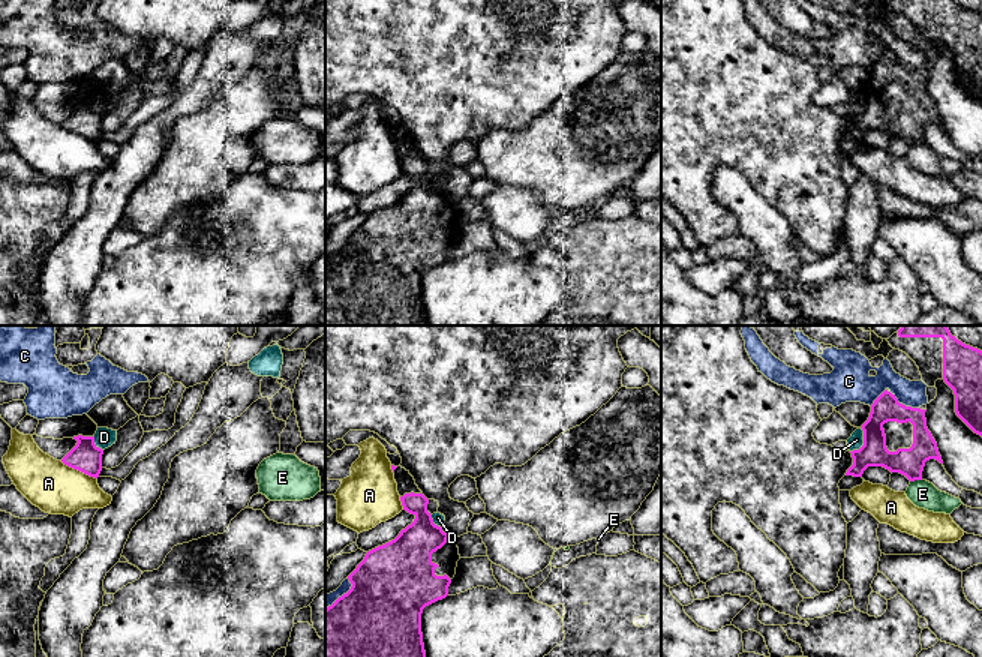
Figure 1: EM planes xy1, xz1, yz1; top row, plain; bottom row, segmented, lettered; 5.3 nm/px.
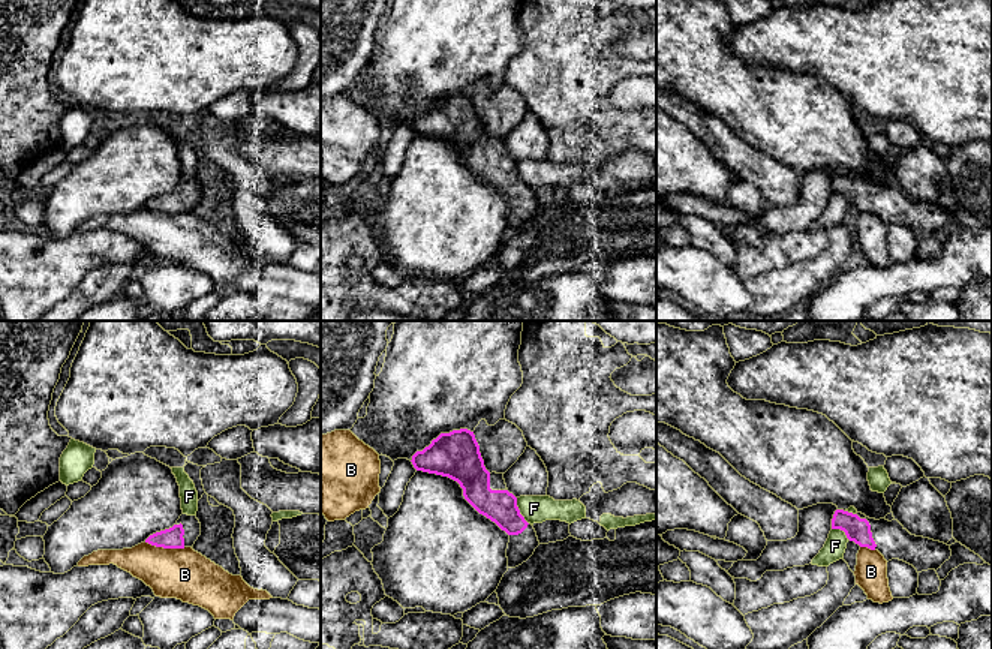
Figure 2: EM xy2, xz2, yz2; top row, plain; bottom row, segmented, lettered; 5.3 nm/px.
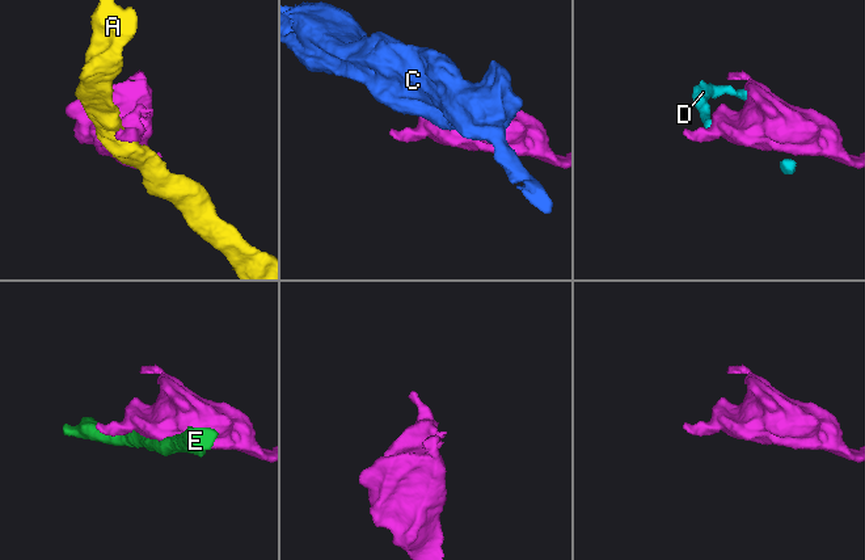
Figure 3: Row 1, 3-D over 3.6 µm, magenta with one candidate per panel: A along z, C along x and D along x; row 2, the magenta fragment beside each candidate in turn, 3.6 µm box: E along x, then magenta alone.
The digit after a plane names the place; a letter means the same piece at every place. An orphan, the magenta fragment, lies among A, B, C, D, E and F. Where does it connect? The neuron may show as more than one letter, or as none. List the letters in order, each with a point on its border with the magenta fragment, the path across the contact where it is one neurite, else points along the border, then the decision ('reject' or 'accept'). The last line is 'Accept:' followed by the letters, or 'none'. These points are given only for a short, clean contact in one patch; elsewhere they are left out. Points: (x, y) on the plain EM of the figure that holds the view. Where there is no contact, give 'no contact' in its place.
A: meets magenta in xy1 at (78, 134); border along xy1 (60, 125), (96, 143); reject
B: meets magenta in xy2 at (165, 212); border along xy2 (146, 206), (164, 212), (185, 212); reject
C: meets magenta in yz1 at (904, 69); reject
D: meets magenta in yz1 at (864, 107); border along yz1 (862, 92), (862, 108), (850, 116); reject
E: meets magenta in yz1 at (915, 143); reject
F: meets magenta in xz2 at (519, 176); border along xz2 (516, 162), (519, 177), (528, 188); reject
Accept: none

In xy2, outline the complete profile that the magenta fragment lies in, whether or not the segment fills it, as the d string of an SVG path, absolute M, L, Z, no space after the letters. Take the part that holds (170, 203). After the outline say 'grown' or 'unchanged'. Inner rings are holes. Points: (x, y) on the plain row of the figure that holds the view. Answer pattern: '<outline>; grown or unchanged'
M181 178L172 192L150 199L145 207L163 213L184 213L193 211L199 199L201 187L196 180Z; grown

